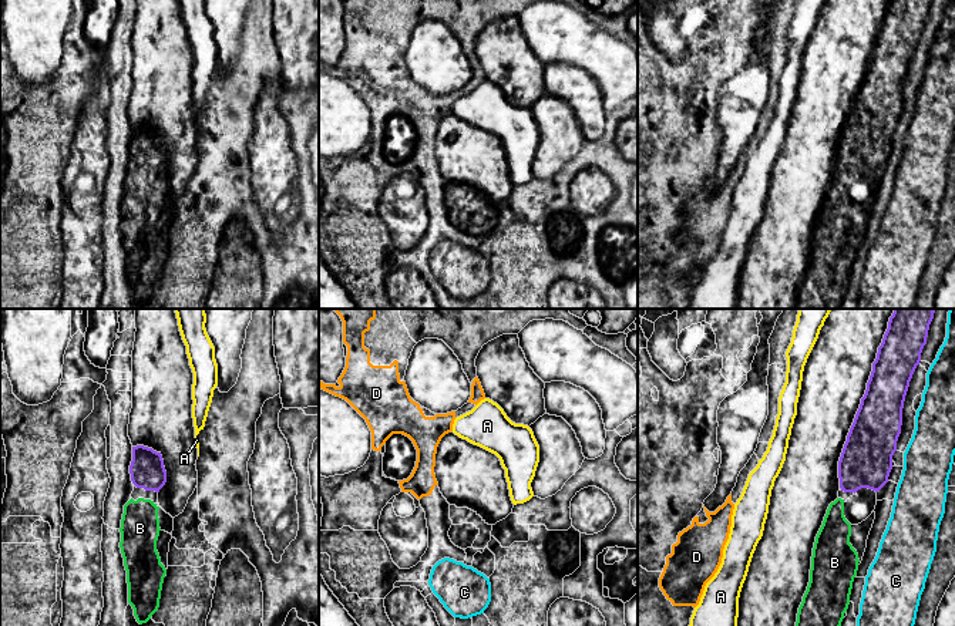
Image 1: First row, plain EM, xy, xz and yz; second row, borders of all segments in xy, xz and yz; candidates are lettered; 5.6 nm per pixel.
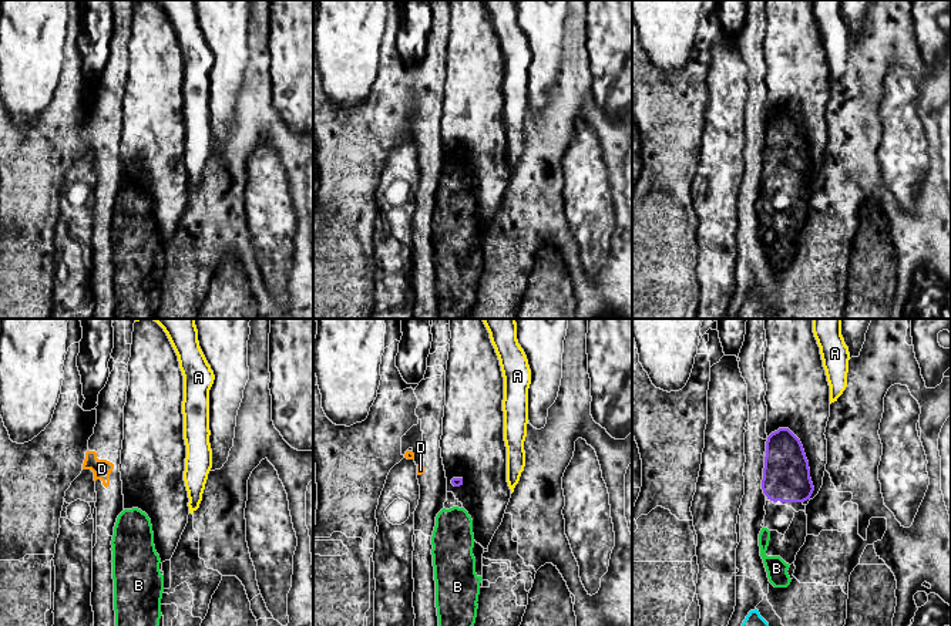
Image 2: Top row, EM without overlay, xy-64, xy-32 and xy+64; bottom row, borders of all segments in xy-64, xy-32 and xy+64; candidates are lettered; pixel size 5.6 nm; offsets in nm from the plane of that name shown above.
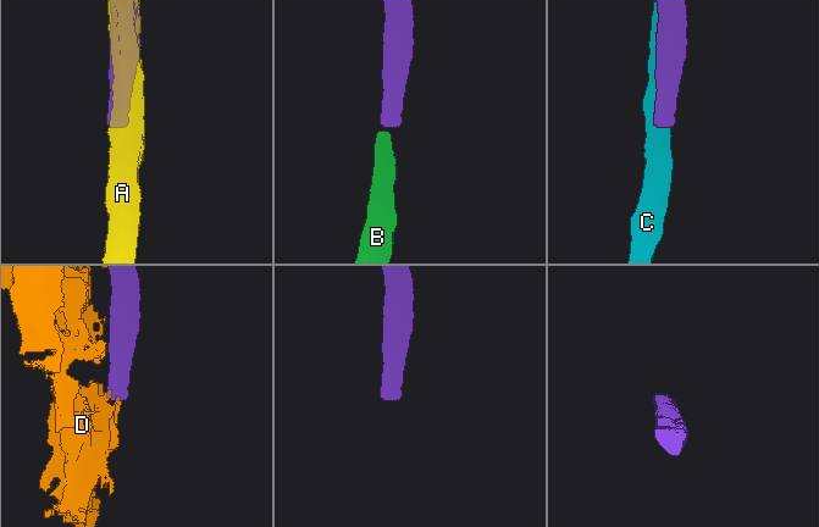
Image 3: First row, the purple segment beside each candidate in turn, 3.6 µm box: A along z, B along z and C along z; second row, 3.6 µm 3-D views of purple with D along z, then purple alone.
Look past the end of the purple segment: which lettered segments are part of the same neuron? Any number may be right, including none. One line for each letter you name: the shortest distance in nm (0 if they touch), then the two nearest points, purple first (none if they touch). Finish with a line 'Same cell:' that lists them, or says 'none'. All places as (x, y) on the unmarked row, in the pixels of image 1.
B: Distance 50 nm. Across: yz (844, 172), (840, 179)
Same cell: B

